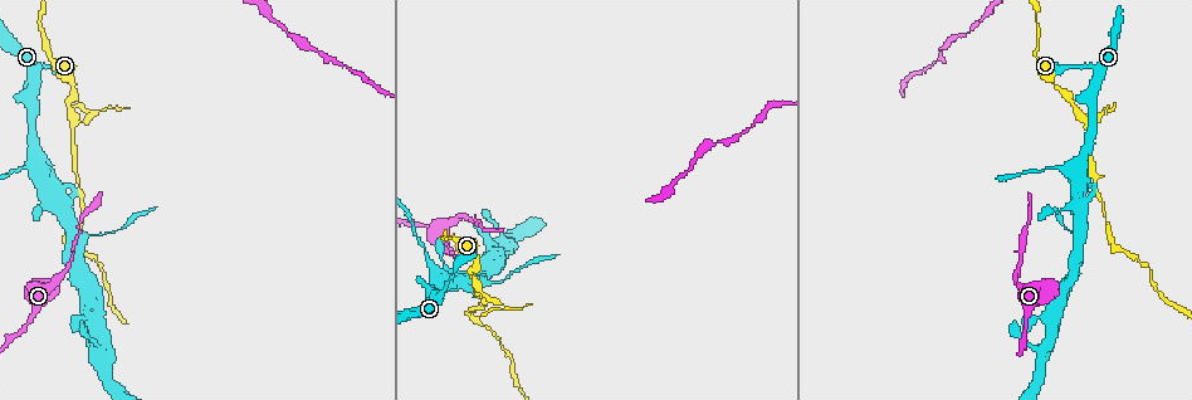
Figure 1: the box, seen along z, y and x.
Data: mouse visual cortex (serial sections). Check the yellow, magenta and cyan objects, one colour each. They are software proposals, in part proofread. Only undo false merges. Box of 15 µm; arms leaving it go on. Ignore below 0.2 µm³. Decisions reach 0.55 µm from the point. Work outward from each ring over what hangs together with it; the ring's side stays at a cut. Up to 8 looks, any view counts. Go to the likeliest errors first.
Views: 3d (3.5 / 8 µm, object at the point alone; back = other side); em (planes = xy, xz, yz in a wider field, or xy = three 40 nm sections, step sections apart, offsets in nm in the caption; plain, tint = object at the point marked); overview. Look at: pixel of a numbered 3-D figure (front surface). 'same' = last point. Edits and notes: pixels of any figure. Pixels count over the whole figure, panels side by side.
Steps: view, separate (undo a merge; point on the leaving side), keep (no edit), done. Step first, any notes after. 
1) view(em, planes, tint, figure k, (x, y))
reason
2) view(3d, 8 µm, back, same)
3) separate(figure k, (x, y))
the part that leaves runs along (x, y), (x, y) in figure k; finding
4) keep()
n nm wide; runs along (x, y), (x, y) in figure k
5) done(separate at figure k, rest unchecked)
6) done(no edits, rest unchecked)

view(3d, 8 µm, back, figure 1, (1055, 166))

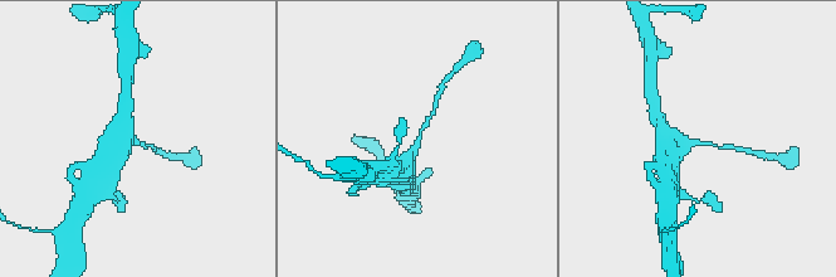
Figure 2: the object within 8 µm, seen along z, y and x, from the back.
view(em, xy, step 3, tint, figure 2, (415, 143))
arms of 150, 450 nm; now the EM

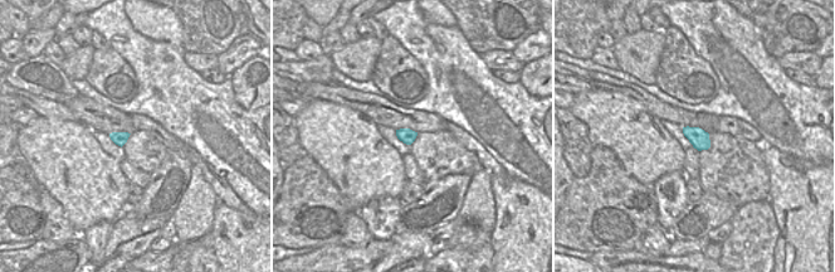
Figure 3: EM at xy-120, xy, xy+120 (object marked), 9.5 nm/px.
keep()
runs along (401, 173), (431, 112) in figure 2; continuous, no second cell

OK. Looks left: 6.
view(3d, 3.5 µm, back, figure 1, (1112, 245))
abrupt turn

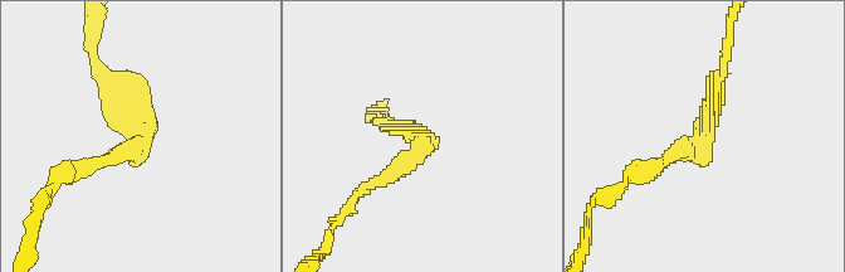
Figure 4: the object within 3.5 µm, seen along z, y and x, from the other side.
view(em, planes, tint, figure 4, (142, 138))
arms of 200, 250 nm; shape alone is not enough

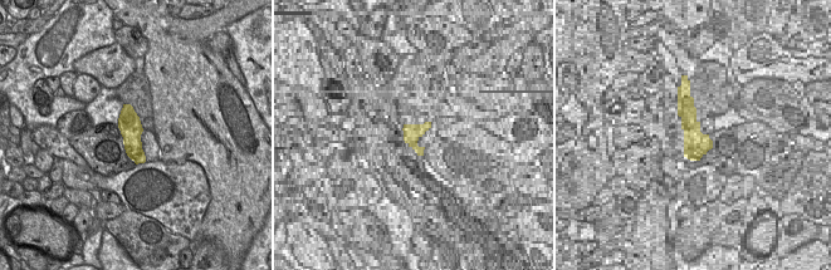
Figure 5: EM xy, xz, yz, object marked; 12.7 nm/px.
view(em, xy, step 5, tint, same)
another direction

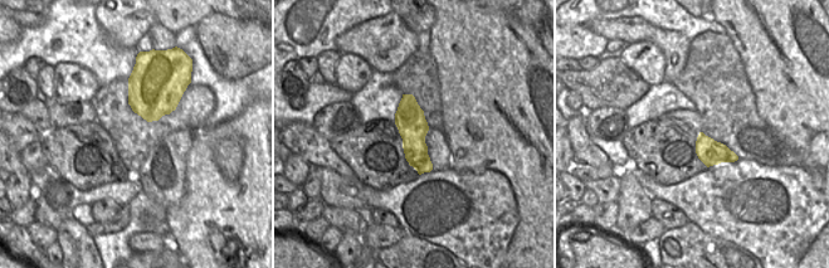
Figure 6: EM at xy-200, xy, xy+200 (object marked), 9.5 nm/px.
keep()
runs along (723, 73), (701, 139), (655, 166) in figure 4; one cell here

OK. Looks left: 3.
view(3d, 8 µm, back, figure 1, (29, 323))

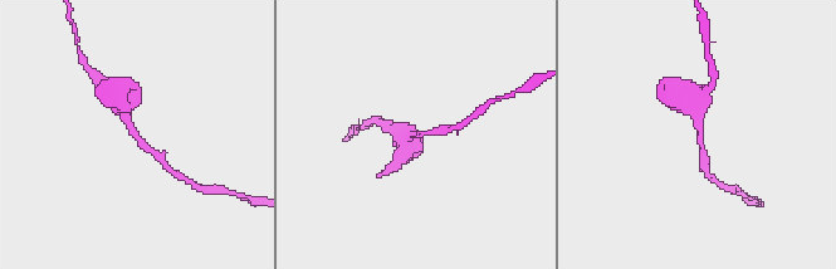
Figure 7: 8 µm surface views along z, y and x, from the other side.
view(em, planes, tint, figure 7, (136, 133))
arms of 150, 450 nm

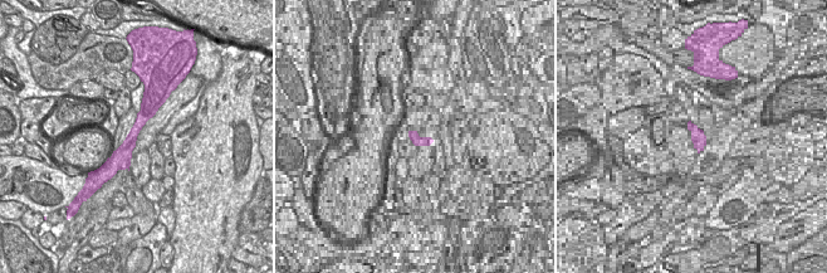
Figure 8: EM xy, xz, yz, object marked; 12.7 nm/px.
keep()
200 nm wide; runs along (123, 99), (131, 132), (161, 160) in figure 7; all the same cell

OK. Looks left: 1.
done(no edits, rest unchecked)

